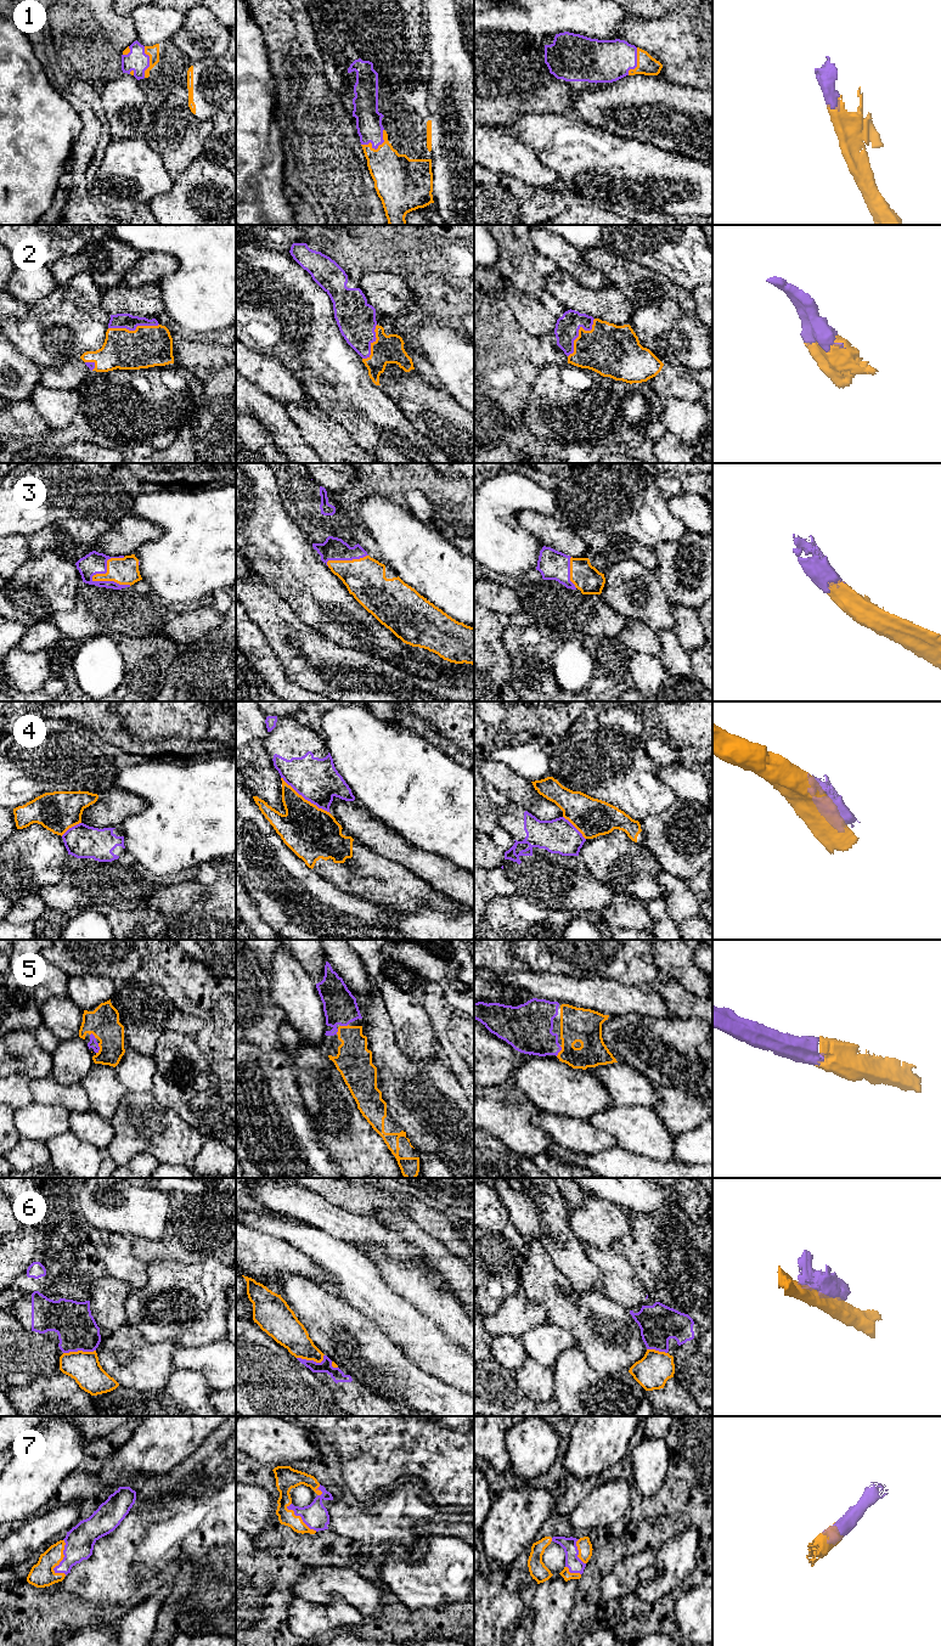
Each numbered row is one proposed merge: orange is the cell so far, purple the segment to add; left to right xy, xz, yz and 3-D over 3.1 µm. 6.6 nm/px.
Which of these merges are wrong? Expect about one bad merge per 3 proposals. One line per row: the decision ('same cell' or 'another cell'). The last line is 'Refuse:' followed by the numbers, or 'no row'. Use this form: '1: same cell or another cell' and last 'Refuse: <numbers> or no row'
1: same cell
2: same cell
3: same cell
4: another cell
5: same cell
6: another cell
7: same cell
Refuse: 4, 6

